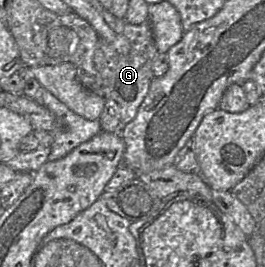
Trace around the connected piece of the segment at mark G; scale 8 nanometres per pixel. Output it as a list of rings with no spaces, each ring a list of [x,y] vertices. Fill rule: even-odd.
[[[124,19],[120,20],[124,22],[122,34],[129,42],[129,53],[127,55],[119,54],[109,44],[98,37],[98,43],[94,54],[96,67],[100,71],[101,77],[103,77],[103,79],[108,83],[109,87],[109,93],[106,93],[105,95],[104,108],[98,121],[101,124],[102,131],[115,134],[121,134],[125,126],[135,118],[138,108],[147,95],[151,82],[155,78],[152,71],[152,65],[156,55],[158,54],[152,28],[148,21],[139,25],[133,25],[125,22]]]

